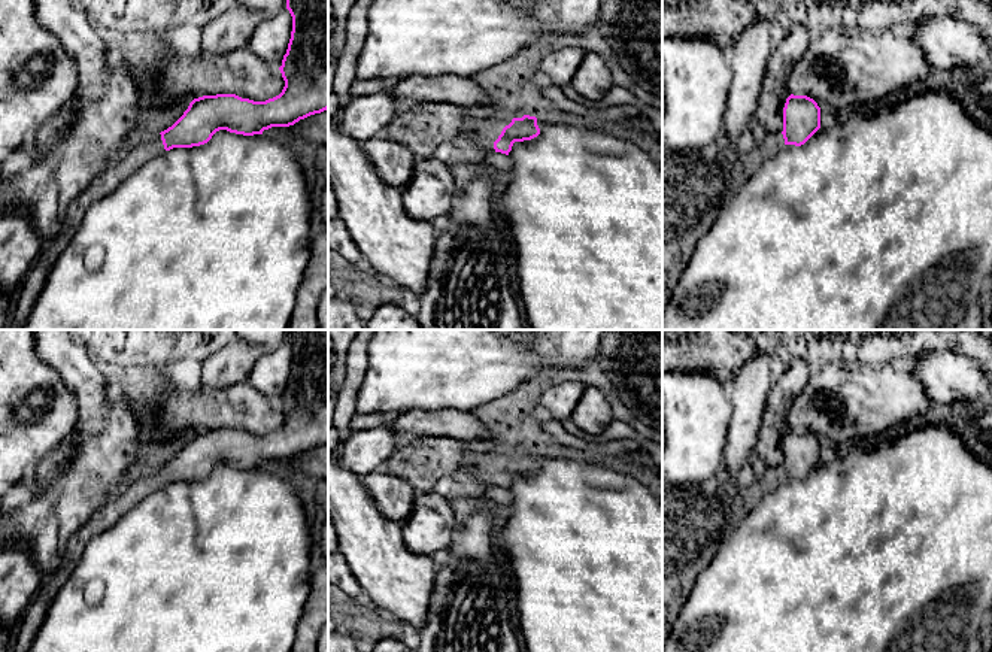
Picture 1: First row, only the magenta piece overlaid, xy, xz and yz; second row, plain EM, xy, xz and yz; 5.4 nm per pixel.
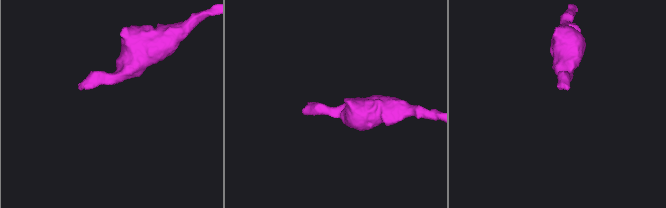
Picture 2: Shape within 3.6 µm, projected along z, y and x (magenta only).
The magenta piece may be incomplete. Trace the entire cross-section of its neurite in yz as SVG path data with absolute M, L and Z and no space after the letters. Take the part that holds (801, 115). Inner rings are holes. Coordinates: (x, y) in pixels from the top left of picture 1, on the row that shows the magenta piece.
M791 94L783 107L785 145L804 145L820 128L820 107L807 95Z

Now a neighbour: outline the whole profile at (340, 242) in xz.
M337 216L328 221L328 251L336 254L343 263L357 263L362 258L346 224Z

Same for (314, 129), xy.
M328 109L289 125L306 142L328 148Z

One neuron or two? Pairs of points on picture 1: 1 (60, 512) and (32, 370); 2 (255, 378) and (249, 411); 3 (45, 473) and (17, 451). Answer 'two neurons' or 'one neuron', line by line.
1: two neurons
2: two neurons
3: two neurons

